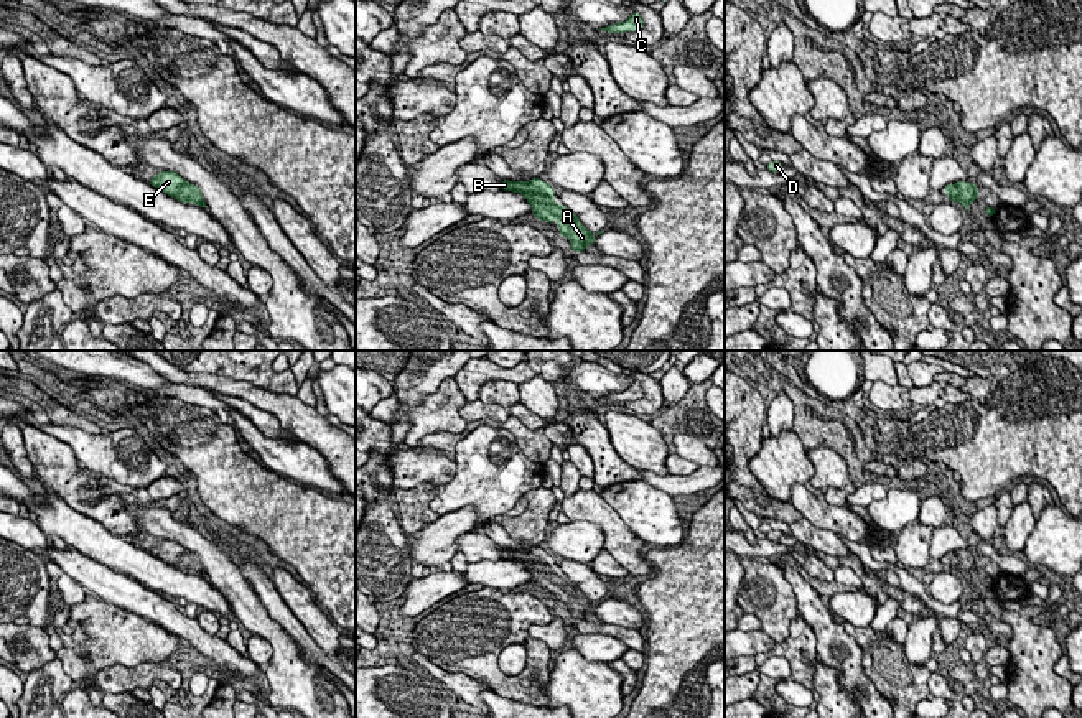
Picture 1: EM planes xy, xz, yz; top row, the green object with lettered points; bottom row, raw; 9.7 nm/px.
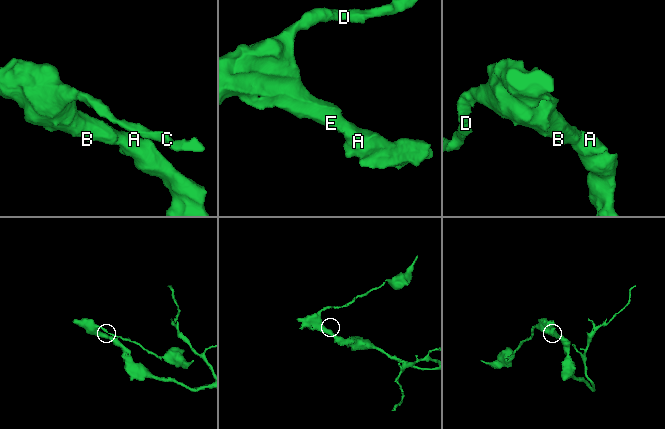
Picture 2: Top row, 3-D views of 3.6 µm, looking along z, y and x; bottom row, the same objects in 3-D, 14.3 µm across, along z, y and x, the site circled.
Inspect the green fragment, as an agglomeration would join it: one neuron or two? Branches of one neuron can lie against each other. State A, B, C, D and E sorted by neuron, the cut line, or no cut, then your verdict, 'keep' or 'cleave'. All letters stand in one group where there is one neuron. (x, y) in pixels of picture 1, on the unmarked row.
A B C D E; no cut; keep

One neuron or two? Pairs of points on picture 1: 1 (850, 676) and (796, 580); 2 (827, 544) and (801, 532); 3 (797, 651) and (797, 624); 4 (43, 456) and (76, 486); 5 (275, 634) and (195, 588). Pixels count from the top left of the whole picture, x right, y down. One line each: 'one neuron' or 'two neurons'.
1: one neuron
2: one neuron
3: one neuron
4: one neuron
5: two neurons

